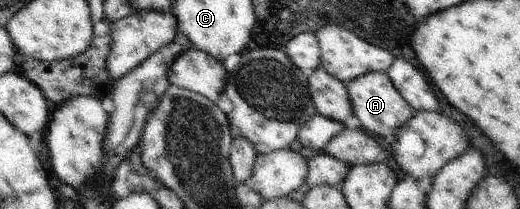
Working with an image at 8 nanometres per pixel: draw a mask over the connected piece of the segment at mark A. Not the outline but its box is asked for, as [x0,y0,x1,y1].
[346,72,416,137]

